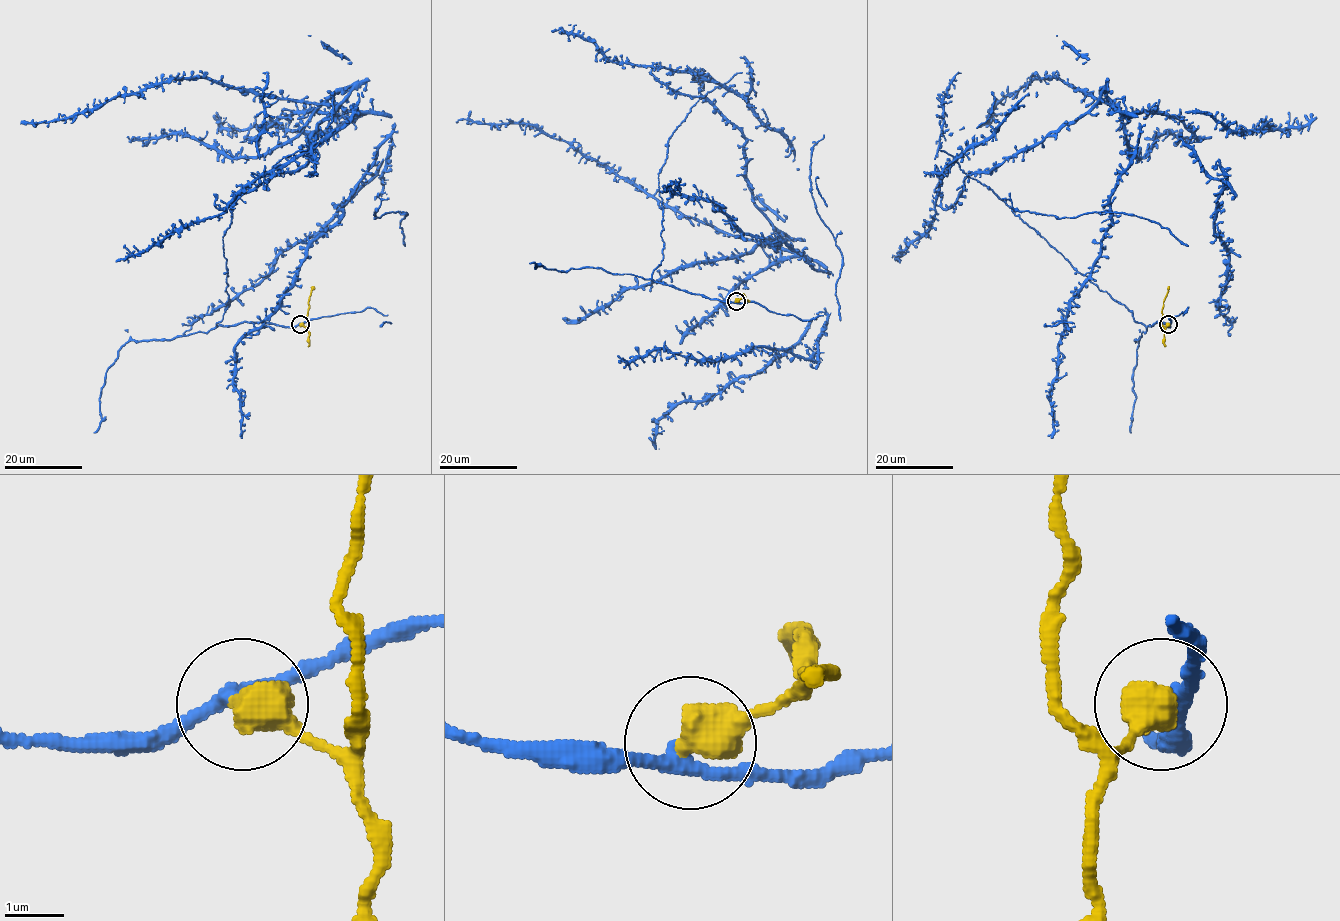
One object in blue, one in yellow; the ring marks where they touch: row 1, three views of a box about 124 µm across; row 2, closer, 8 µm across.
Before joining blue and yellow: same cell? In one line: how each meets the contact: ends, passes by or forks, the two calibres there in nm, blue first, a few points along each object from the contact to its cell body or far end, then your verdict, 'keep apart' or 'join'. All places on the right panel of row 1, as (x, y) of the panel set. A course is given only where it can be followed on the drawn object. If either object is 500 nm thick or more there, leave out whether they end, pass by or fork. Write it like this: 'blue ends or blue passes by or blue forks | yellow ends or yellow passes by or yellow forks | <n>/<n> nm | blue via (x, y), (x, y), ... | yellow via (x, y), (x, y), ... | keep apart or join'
240/700 nm | blue via (1169, 324), (1136, 323), (966, 176), (1073, 124), (1105, 87), (1137, 117), (1099, 256), (1070, 302), (1048, 436) | yellow via (1169, 324), (1165, 327), (1162, 324), (1163, 301), (1169, 286) | keep apart

